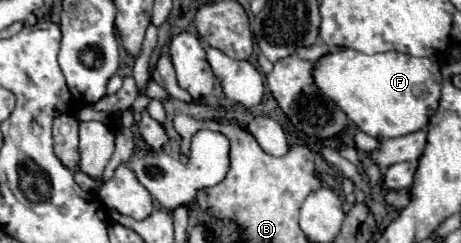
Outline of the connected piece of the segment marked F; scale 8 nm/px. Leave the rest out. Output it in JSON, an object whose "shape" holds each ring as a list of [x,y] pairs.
{"shape":[[[342,49],[324,55],[314,69],[314,81],[356,123],[356,127],[376,139],[402,137],[428,125],[440,101],[440,63],[430,57],[410,57],[388,51],[364,55],[354,49]]]}

